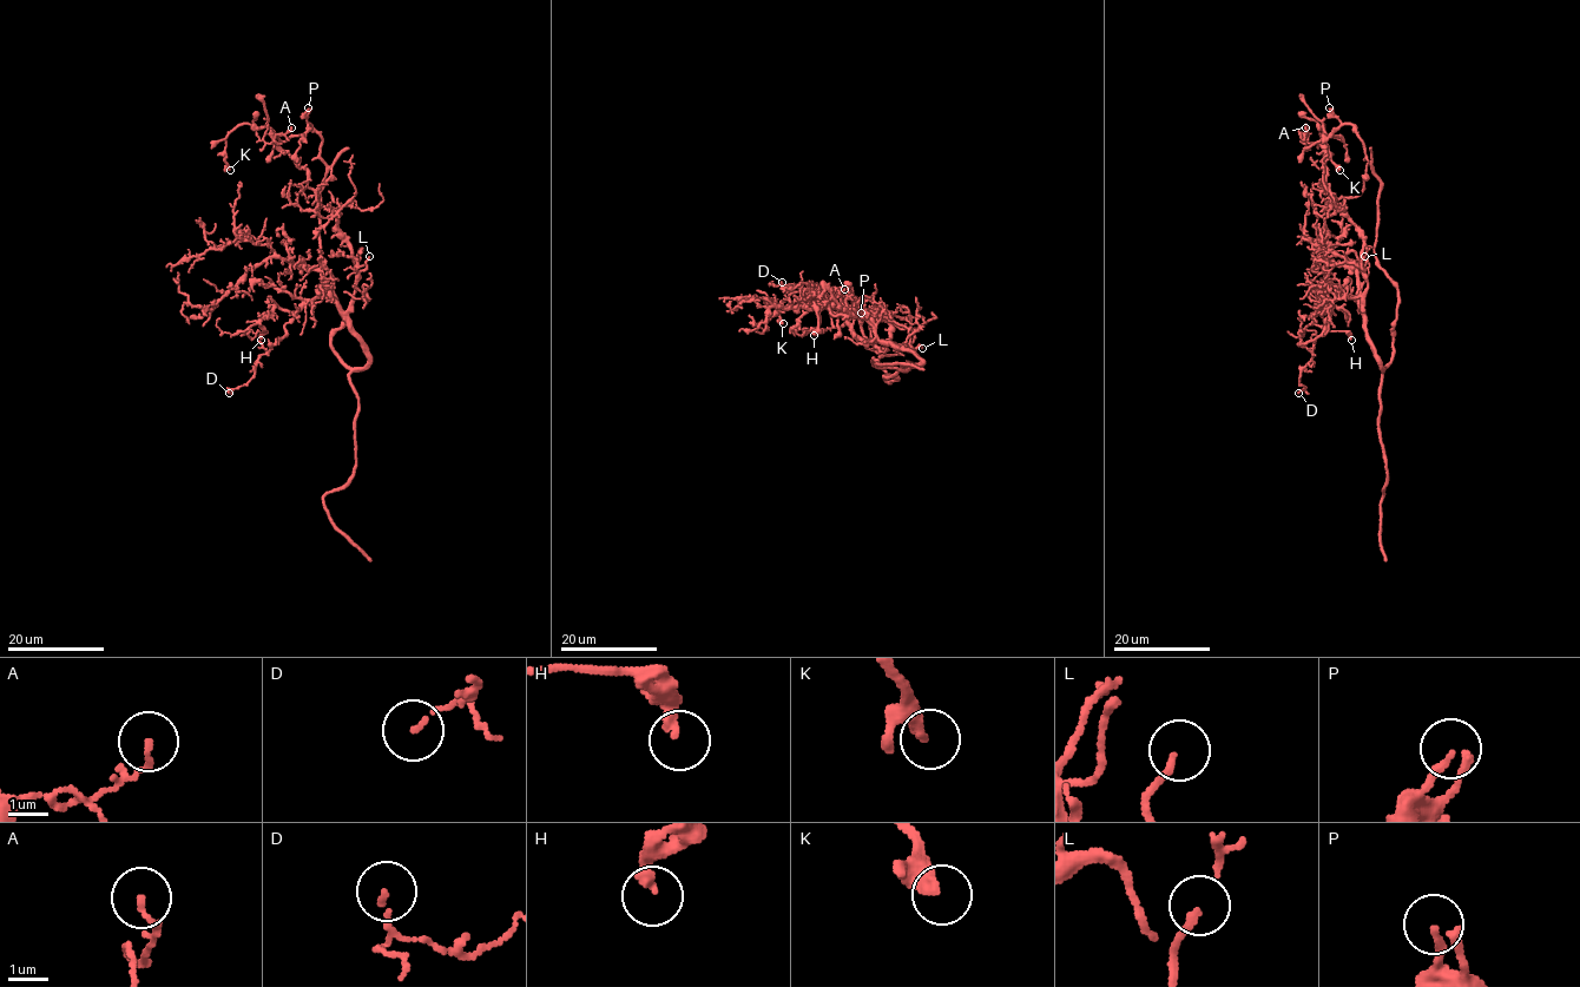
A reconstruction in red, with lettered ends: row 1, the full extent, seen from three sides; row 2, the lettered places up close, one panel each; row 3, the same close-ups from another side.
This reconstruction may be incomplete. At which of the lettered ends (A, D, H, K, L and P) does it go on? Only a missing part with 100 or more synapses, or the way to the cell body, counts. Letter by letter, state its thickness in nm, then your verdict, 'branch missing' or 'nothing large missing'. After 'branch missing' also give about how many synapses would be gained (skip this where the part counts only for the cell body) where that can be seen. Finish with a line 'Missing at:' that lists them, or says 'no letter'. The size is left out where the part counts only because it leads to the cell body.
A: 120 nm thick; nothing large missing
D: 110 nm thick; nothing large missing
H: 240 nm thick; nothing large missing
K: 320 nm thick; nothing large missing
L: 160 nm thick; nothing large missing
P: 180 nm thick; nothing large missing
Missing at: no letter

